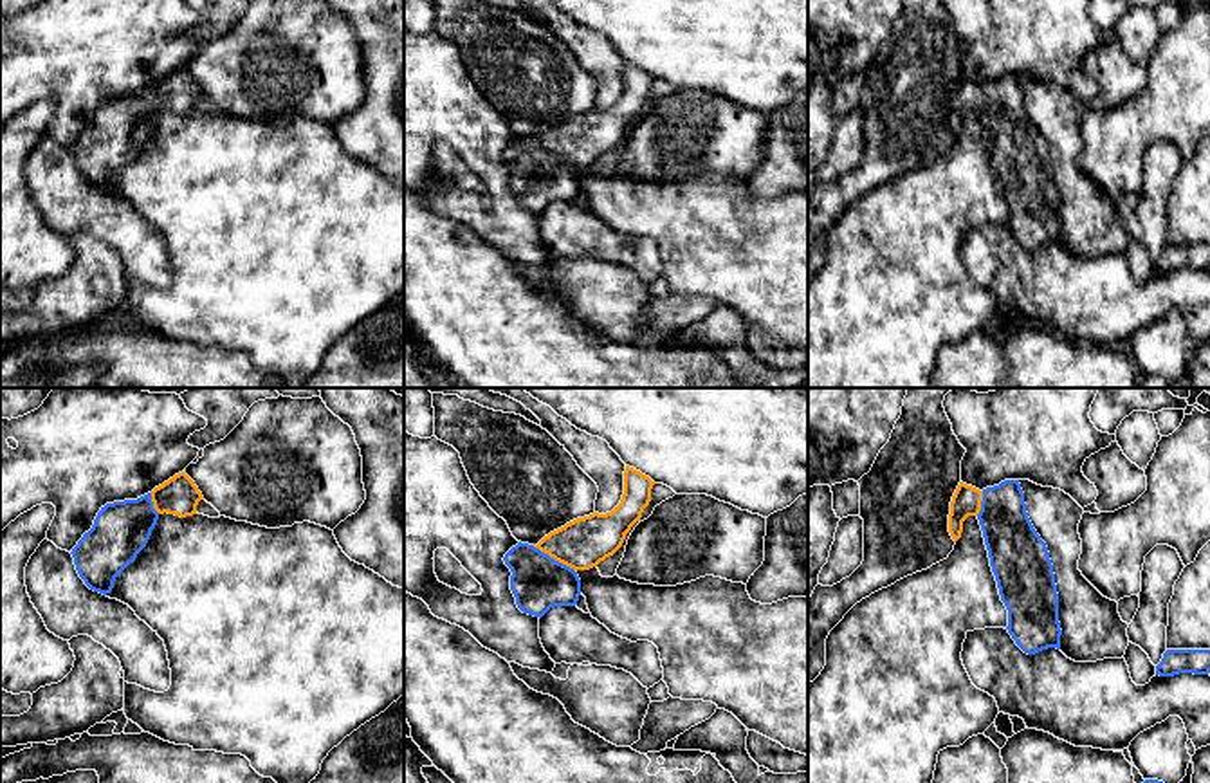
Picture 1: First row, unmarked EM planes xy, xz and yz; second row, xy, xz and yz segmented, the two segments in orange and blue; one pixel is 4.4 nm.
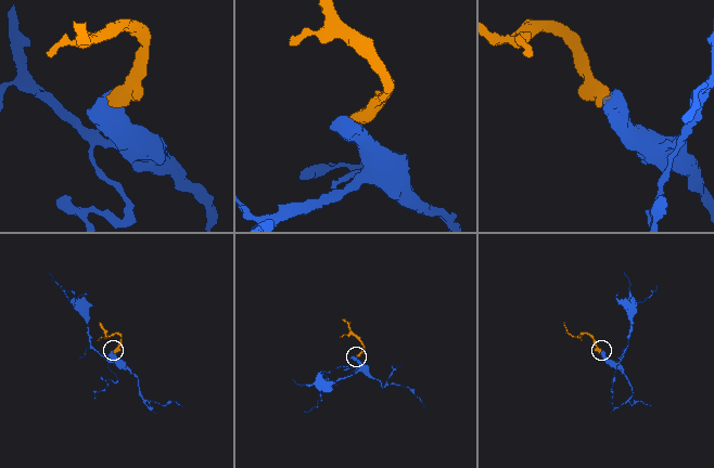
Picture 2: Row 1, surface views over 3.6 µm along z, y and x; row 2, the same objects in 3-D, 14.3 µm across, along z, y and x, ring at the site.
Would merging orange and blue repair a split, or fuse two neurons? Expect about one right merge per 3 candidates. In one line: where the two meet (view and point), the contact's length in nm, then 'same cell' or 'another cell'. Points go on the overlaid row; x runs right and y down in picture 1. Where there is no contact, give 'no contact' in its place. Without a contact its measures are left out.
contact xz (554, 558); length 220 nm; same cell

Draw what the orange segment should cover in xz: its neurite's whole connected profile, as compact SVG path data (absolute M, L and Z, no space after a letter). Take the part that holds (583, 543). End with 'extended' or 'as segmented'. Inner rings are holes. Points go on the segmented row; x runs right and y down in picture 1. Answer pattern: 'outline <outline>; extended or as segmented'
outline M626 465L620 503L606 514L577 518L545 536L536 547L518 543L503 561L510 568L510 590L523 613L543 617L554 606L575 606L581 595L579 570L590 570L613 556L651 502L655 482Z; extended

